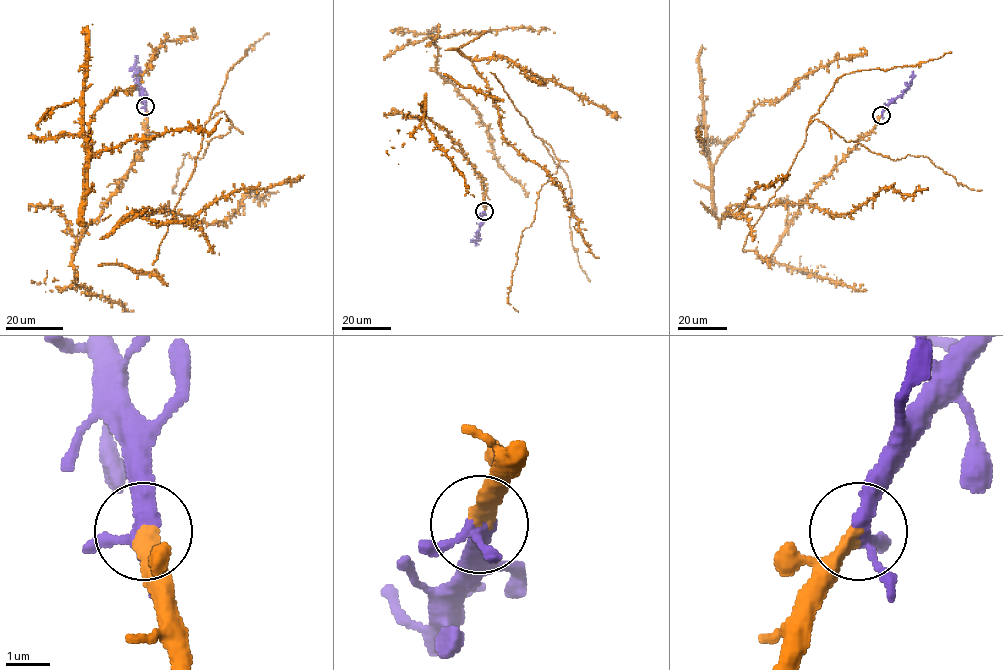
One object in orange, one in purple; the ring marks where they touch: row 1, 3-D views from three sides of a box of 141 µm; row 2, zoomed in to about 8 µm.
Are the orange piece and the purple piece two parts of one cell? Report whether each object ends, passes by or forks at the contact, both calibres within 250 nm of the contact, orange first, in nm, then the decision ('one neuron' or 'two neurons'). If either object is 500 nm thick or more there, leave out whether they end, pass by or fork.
orange ends there; purple forks there; 380 nm thick on the orange side, 280 nm on the other; one neuron

